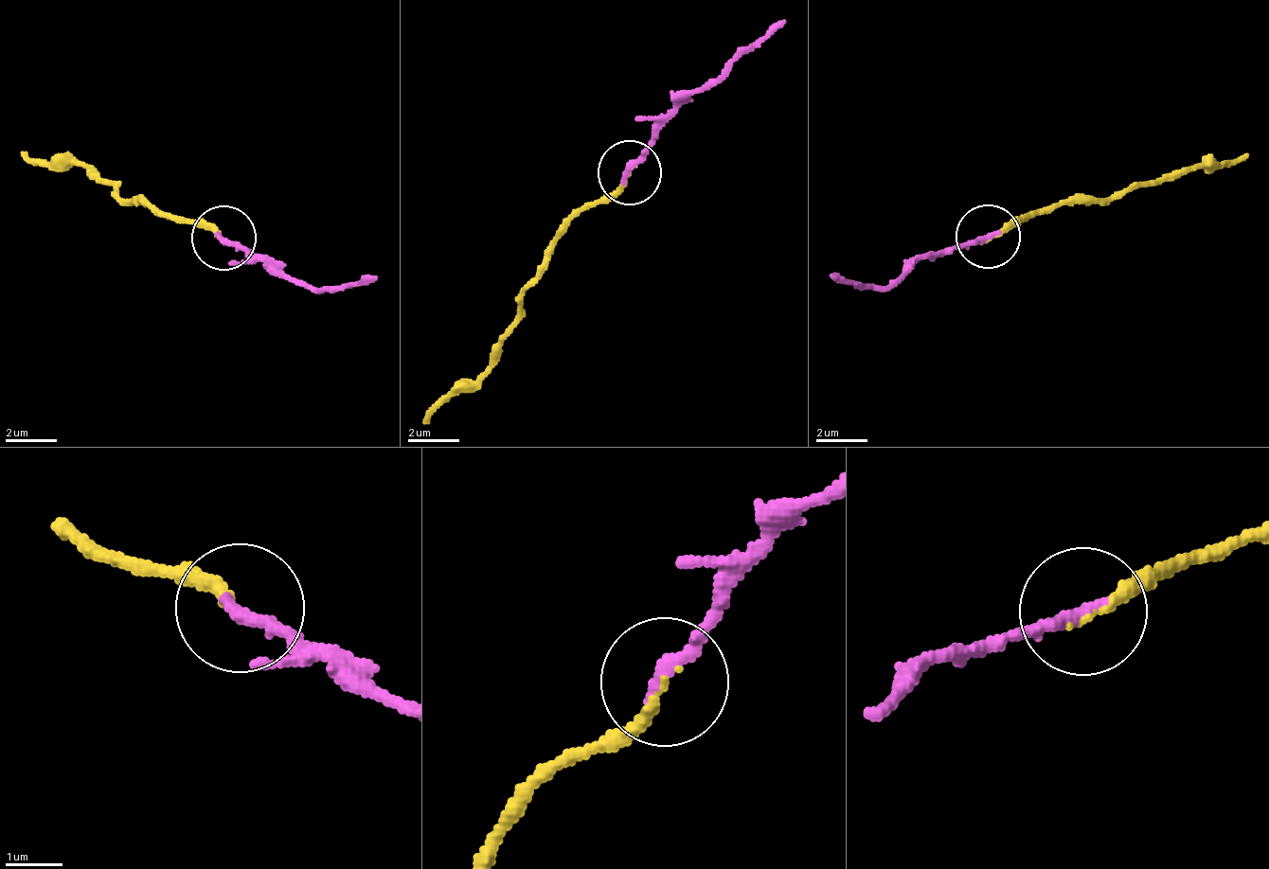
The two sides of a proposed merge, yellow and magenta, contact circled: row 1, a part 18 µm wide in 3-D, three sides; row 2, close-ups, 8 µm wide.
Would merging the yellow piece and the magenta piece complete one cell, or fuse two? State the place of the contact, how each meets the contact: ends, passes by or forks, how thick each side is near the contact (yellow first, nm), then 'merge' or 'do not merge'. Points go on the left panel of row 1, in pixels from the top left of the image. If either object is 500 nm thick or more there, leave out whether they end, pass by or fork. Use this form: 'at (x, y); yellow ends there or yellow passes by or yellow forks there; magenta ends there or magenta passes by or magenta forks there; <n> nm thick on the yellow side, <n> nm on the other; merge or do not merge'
at (223, 238); yellow ends there; magenta ends there; 140 nm thick on the yellow side, 280 nm on the other; merge

